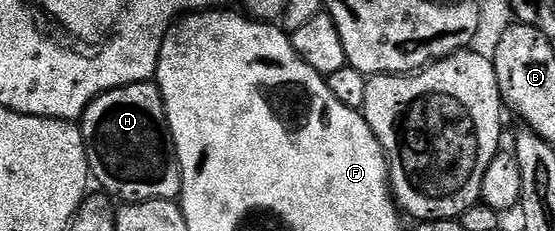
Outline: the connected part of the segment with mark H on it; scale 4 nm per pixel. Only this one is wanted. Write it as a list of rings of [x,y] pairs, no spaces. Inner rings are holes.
[[[156,81],[127,84],[99,95],[81,113],[79,125],[85,141],[85,151],[87,152],[92,181],[96,185],[98,182],[102,186],[98,187],[110,199],[121,204],[180,199],[181,165],[177,159],[177,151],[173,148],[173,138],[169,134],[165,102],[161,98],[161,90],[157,87]]]

